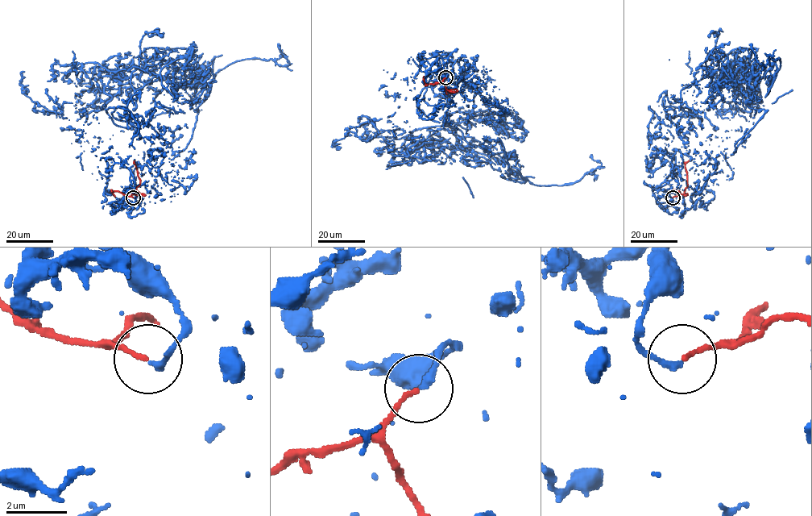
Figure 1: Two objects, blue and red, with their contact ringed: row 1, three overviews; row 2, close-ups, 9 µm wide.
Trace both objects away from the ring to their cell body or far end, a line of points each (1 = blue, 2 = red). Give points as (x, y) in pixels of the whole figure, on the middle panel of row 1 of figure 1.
1: (445, 77), (482, 92), (438, 70), (424, 100), (510, 170), (499, 139), (473, 146)
2: (445, 77), (443, 81), (445, 86), (449, 91), (456, 91), (449, 89), (451, 93), (447, 89), (447, 93)

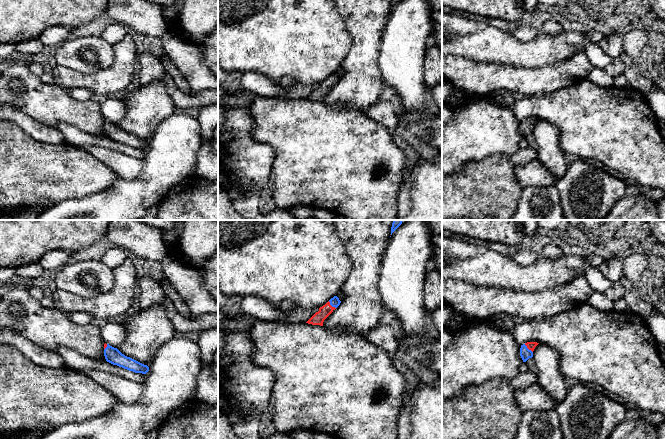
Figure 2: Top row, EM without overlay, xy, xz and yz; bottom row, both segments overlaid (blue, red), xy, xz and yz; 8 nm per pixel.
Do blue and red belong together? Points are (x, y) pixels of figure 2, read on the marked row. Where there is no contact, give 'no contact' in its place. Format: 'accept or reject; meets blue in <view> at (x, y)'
reject; meets blue in xz at (331, 305)

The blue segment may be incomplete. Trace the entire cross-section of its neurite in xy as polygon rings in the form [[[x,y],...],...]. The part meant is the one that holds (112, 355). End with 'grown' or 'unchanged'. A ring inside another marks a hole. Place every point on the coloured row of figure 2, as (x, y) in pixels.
[[[107,344],[107,347],[104,349],[104,356],[107,362],[129,371],[142,374],[146,374],[149,371],[147,365],[125,356],[117,348],[114,348],[109,344]]]; unchanged

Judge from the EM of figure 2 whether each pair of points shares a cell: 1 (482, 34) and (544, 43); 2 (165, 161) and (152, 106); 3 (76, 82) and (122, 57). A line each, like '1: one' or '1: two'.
1: one
2: two
3: one

